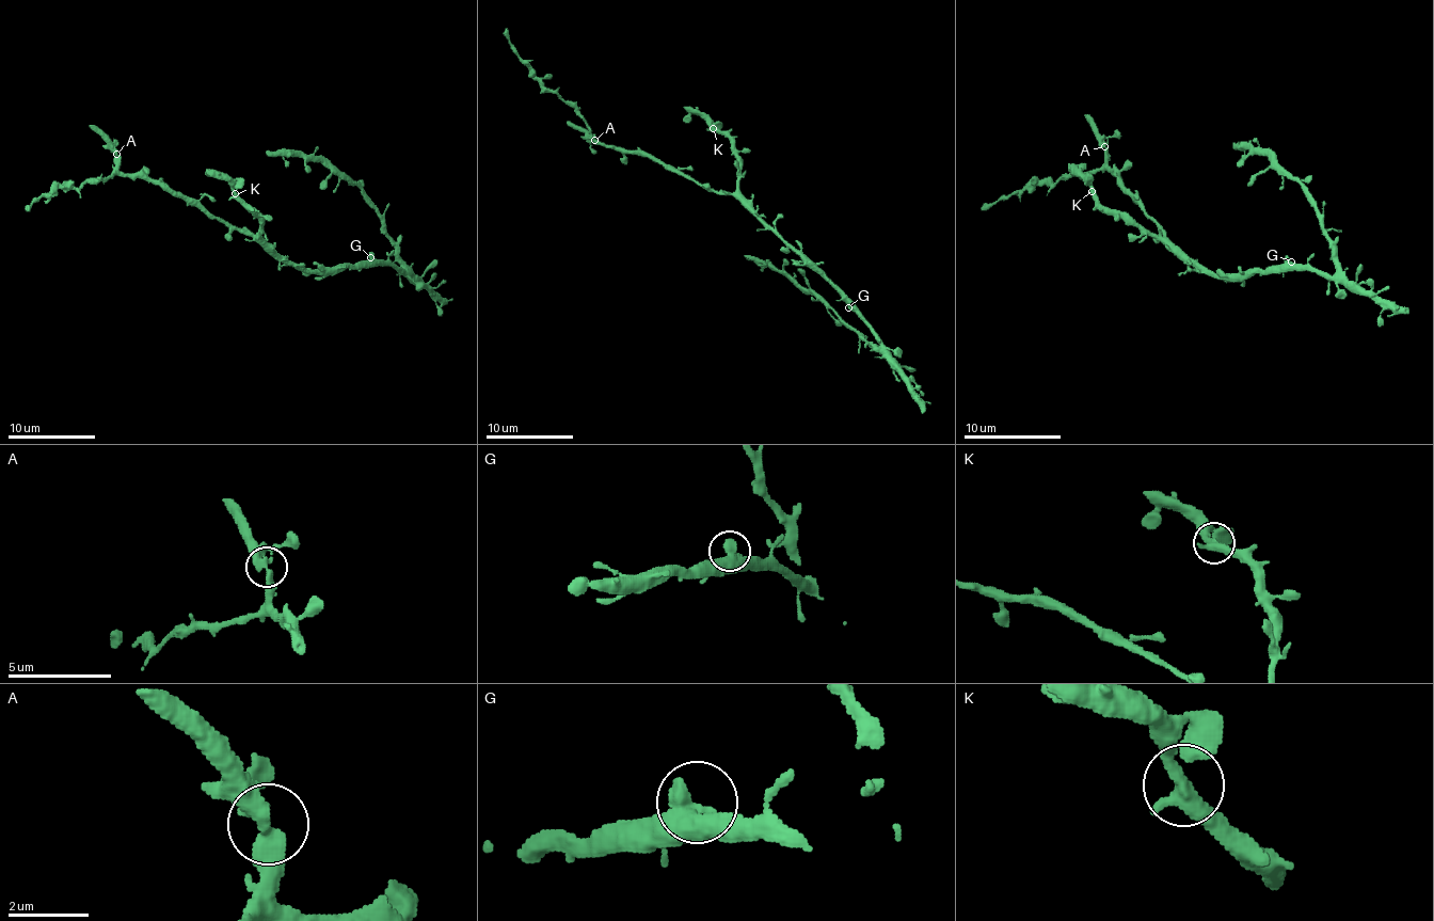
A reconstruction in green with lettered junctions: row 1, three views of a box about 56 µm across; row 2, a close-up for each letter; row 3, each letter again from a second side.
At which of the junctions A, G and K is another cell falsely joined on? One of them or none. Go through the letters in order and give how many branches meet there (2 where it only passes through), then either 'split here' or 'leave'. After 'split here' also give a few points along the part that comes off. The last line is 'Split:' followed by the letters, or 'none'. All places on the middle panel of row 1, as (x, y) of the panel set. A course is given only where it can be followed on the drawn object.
A: 2 branches meet; split here; foreign part runs (595, 139), (567, 122)
G: 2 branches meet; leave
K: 2 branches meet; leave
Split: A

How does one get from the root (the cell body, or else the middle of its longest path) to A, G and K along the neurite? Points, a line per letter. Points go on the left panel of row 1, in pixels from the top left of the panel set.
A: (292, 266), (261, 237), (228, 228), (194, 205), (172, 195), (157, 183), (124, 176), (117, 170), (117, 155)
G: (292, 266), (303, 266), (307, 270), (340, 270), (345, 266), (360, 266), (370, 257)
K: (292, 266), (261, 237), (261, 222), (235, 193)

